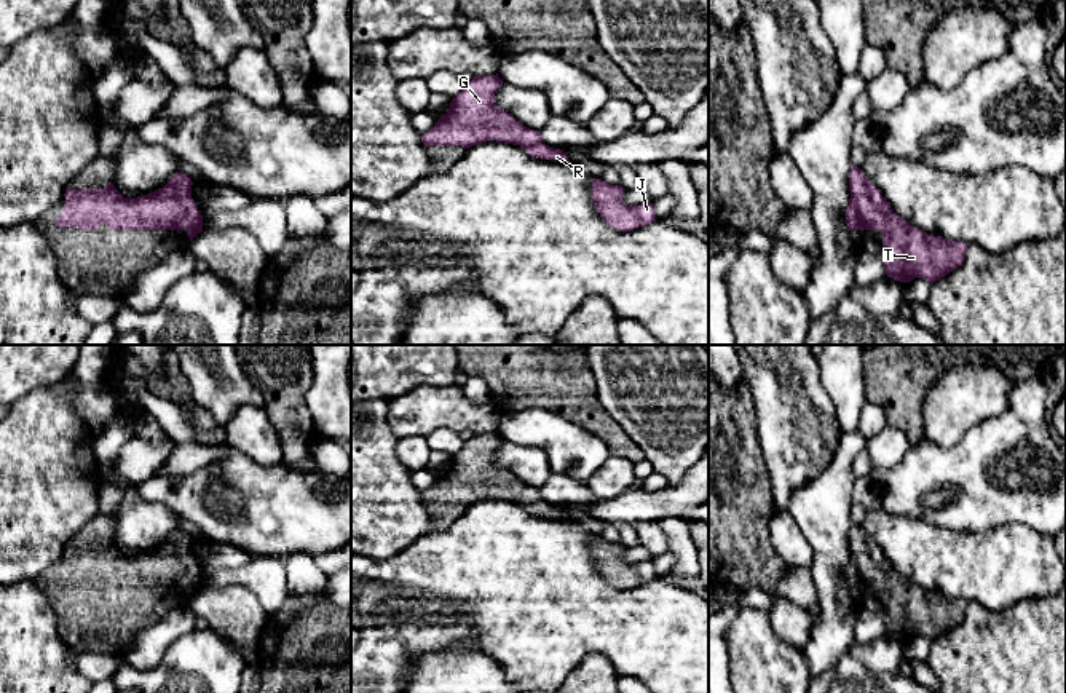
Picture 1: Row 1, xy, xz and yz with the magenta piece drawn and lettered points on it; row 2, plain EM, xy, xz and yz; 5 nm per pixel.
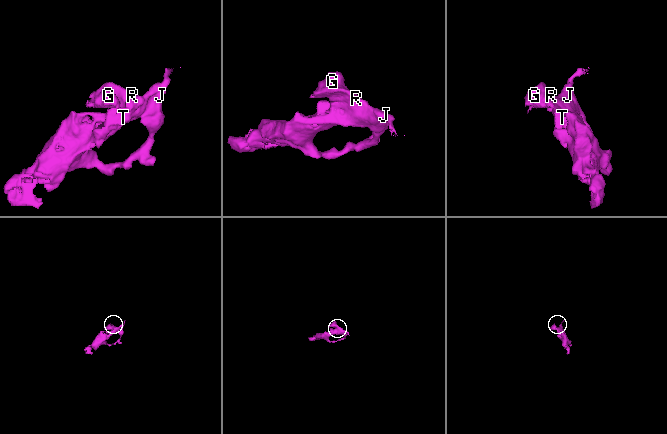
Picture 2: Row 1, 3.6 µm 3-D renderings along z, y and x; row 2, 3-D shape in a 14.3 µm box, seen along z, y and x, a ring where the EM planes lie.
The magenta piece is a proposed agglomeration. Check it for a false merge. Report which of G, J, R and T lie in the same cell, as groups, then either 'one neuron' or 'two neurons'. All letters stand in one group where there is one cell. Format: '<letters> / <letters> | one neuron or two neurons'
G J R T | one neuron

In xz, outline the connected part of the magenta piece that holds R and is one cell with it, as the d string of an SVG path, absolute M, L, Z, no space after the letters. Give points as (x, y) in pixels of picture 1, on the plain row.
M496 433L474 434L452 457L450 466L421 500L428 503L472 503L496 498L525 506L531 516L571 521L563 508L543 500L541 489L519 481L495 461L495 450L504 439Z

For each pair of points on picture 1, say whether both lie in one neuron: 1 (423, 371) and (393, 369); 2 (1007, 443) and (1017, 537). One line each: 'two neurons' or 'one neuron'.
1: one neuron
2: two neurons

